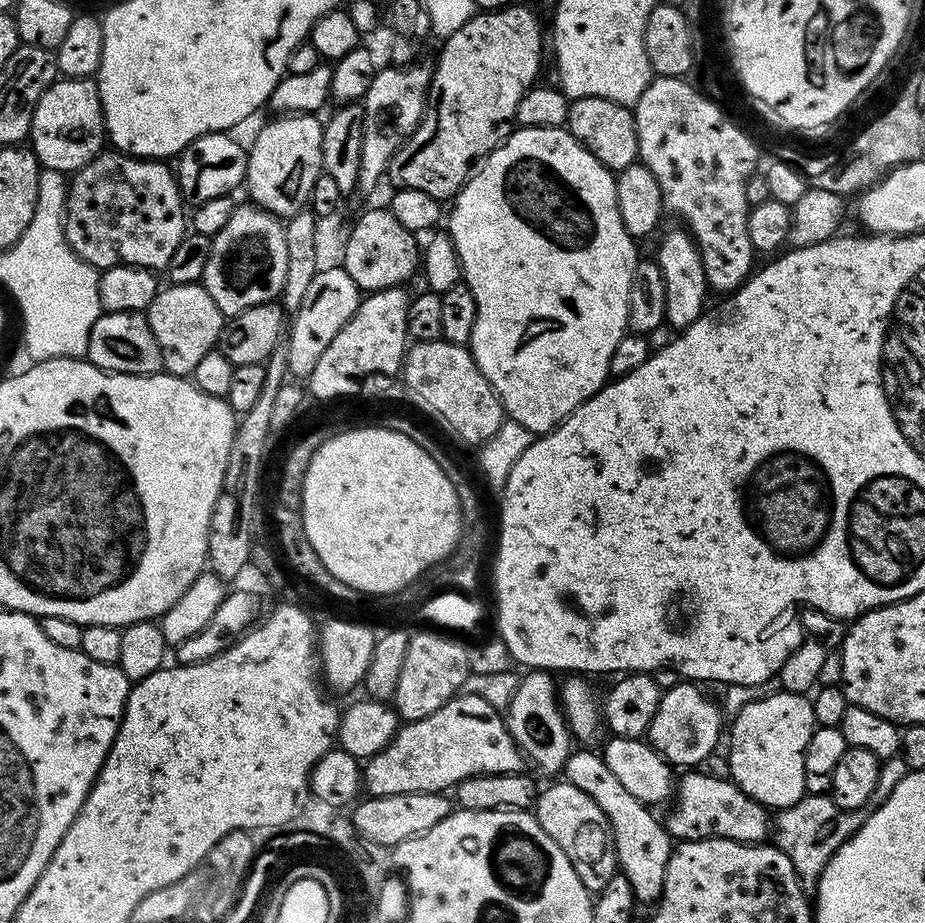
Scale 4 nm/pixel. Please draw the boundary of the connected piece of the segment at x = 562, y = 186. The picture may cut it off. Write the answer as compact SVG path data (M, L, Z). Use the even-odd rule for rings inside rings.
M517 127L504 140L500 141L492 152L483 157L480 169L469 175L464 186L451 201L452 213L447 213L446 231L452 237L458 250L460 264L464 268L463 283L470 286L474 294L474 302L478 302L478 322L474 322L474 334L470 351L476 365L490 382L496 396L504 406L504 411L511 419L522 422L526 430L534 434L551 432L557 424L564 423L570 413L582 402L595 396L609 379L610 358L612 351L624 340L629 331L628 299L630 298L630 278L638 263L636 256L637 241L622 226L622 218L618 214L618 198L616 197L616 177L608 171L590 150L586 150L574 139L571 132L563 127L534 128Z

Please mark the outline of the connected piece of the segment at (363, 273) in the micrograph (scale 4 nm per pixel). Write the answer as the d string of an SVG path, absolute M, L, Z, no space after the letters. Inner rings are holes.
M387 207L372 208L369 212L361 214L354 228L349 229L346 238L346 248L344 250L343 267L350 274L355 284L361 291L380 291L386 288L401 287L420 266L420 246L416 244L417 237L415 233L406 230Z

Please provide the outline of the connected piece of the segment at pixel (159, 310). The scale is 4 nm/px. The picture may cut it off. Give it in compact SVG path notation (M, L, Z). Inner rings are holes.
M169 283L167 287L161 287L157 291L146 315L150 330L154 330L154 338L158 338L158 346L162 350L163 371L169 376L188 378L193 375L198 362L219 345L226 317L220 313L203 283Z

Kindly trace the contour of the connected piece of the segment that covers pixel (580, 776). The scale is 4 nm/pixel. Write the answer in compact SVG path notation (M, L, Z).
M576 750L564 763L563 779L567 783L578 786L578 790L590 794L598 806L602 806L602 814L608 819L608 829L612 832L612 841L616 847L616 863L619 871L630 882L632 893L641 905L651 905L659 900L664 889L666 866L672 857L674 837L667 827L655 816L649 805L639 801L633 794L618 782L617 775L606 766L603 755L599 751Z

